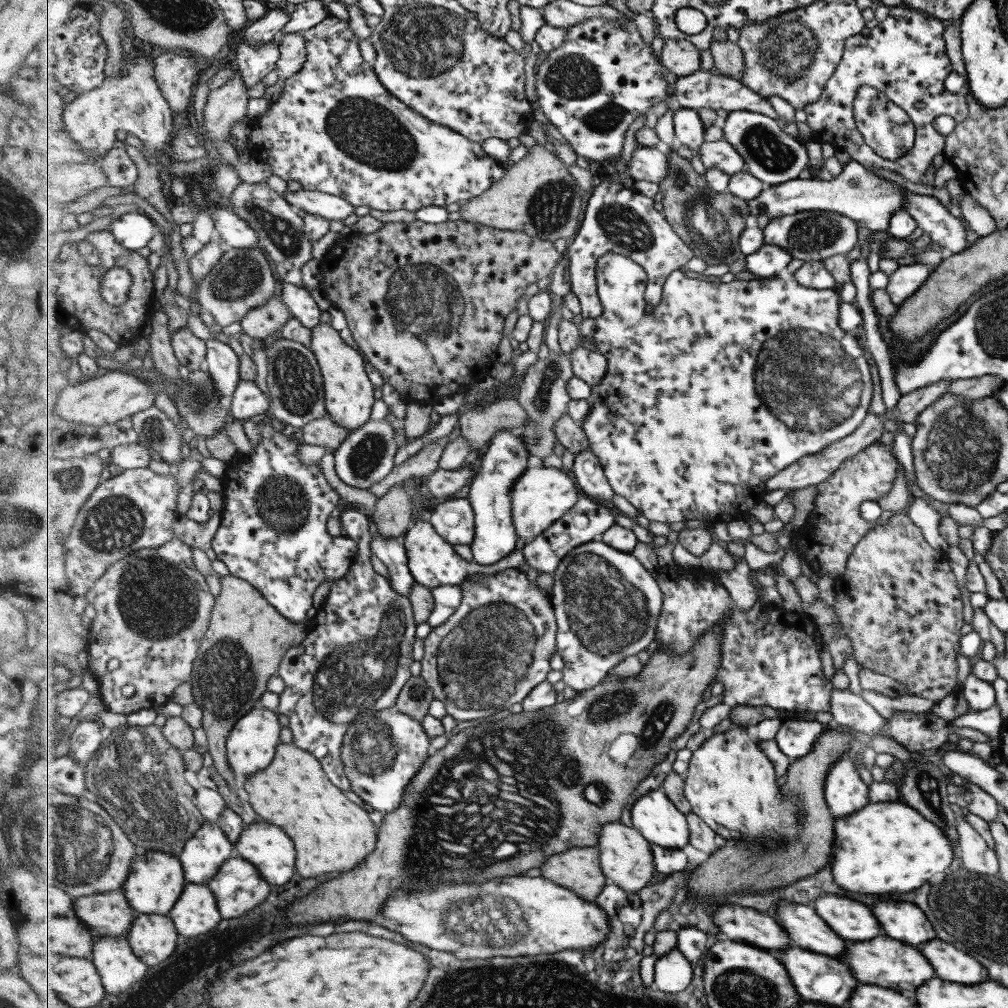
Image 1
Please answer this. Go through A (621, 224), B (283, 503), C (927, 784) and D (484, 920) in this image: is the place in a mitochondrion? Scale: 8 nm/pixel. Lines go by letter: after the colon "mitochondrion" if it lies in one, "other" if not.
A: mitochondrion
B: mitochondrion
C: mitochondrion
D: mitochondrion

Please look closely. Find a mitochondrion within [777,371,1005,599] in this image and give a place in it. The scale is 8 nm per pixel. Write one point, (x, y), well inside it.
(961, 450)

